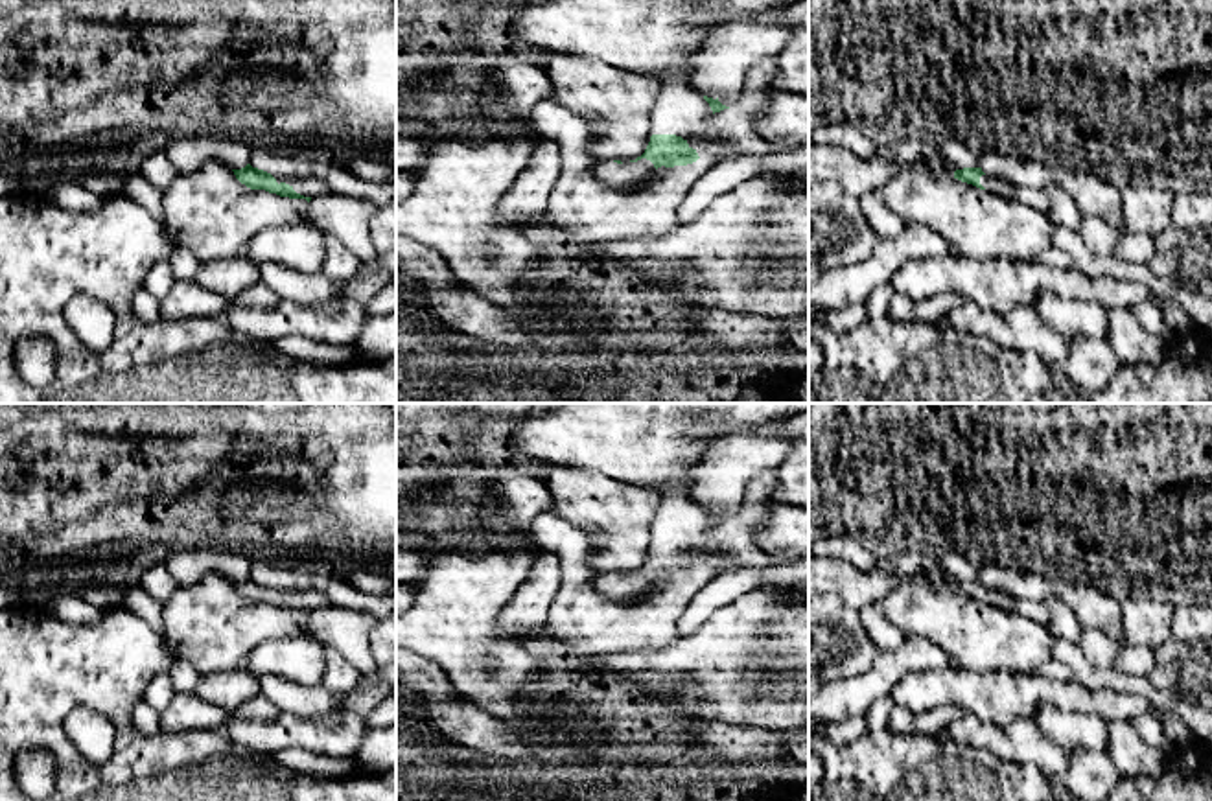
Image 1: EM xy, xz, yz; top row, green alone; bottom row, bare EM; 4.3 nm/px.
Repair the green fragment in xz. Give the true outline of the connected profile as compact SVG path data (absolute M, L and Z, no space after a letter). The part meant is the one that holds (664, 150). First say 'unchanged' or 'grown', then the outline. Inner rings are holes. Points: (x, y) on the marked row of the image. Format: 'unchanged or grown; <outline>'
grown; M652 134L641 157L630 162L604 162L595 166L599 182L615 190L635 190L650 182L659 171L674 166L687 166L700 157L687 140L676 134Z

